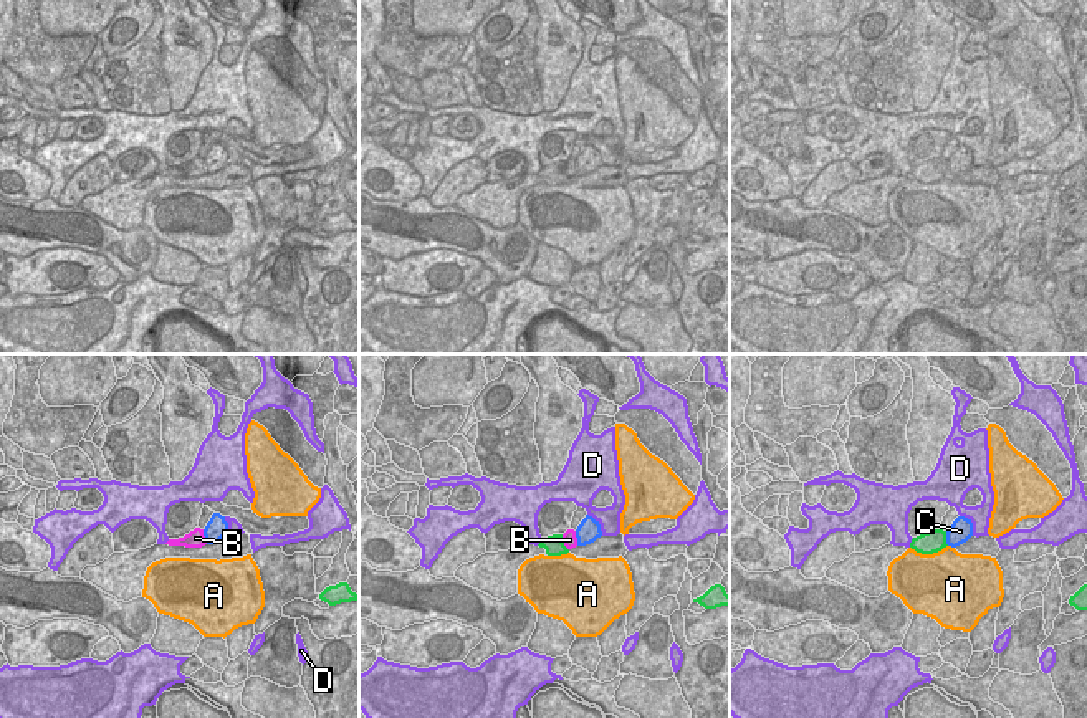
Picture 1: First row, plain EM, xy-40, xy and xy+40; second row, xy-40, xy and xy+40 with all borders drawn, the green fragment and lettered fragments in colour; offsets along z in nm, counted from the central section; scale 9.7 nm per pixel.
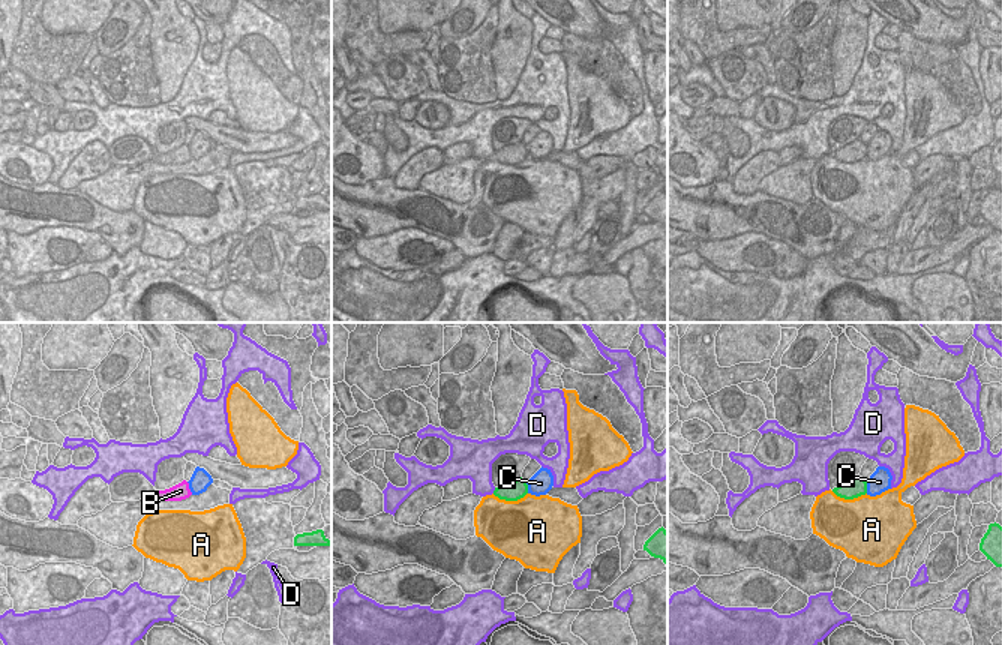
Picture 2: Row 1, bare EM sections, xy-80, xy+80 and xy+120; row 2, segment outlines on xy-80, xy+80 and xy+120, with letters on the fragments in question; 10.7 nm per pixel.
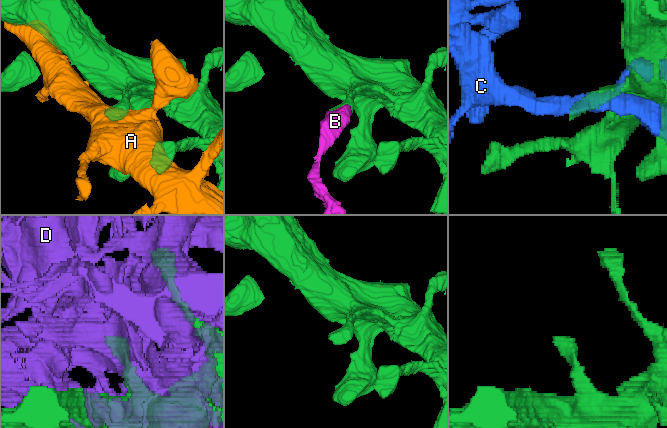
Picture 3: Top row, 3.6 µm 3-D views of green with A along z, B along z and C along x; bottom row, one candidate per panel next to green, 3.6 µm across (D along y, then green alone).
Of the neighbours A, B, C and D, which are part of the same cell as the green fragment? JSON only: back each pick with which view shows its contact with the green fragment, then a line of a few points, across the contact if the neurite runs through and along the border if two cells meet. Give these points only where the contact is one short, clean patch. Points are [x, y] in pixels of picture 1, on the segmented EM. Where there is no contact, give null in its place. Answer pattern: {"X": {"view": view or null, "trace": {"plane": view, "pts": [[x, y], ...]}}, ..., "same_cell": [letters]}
{"same_cell": []}

